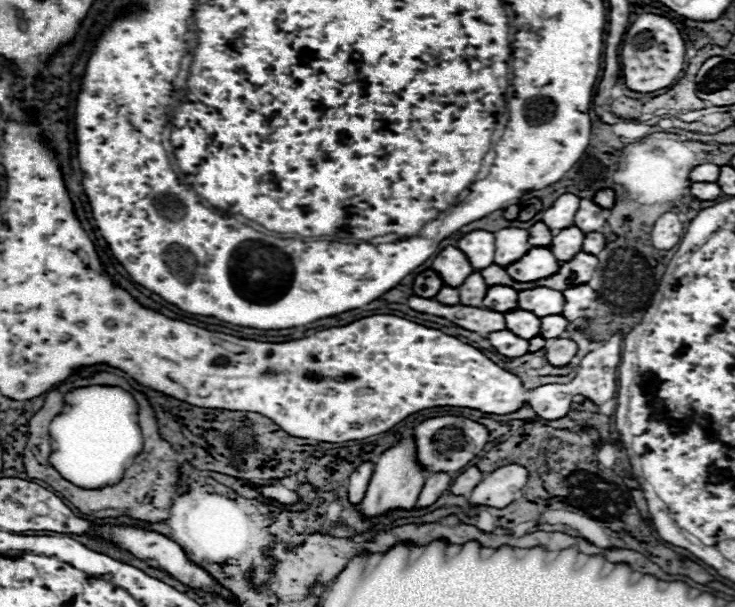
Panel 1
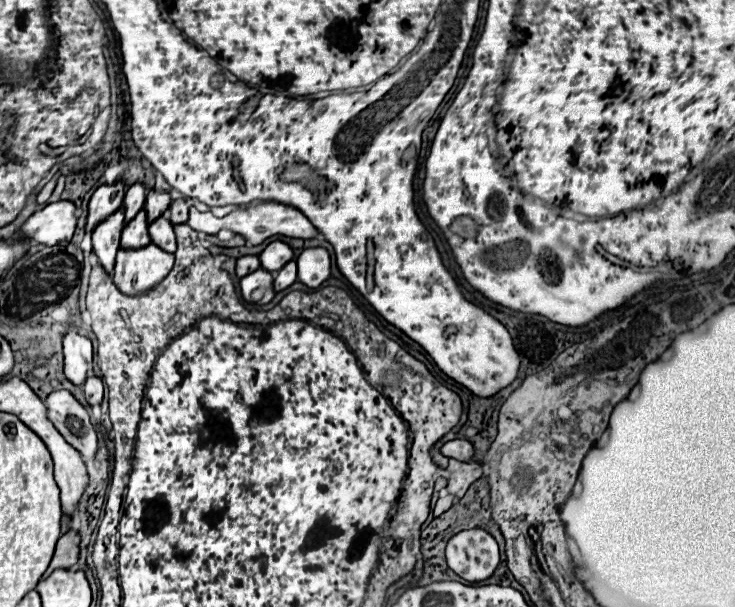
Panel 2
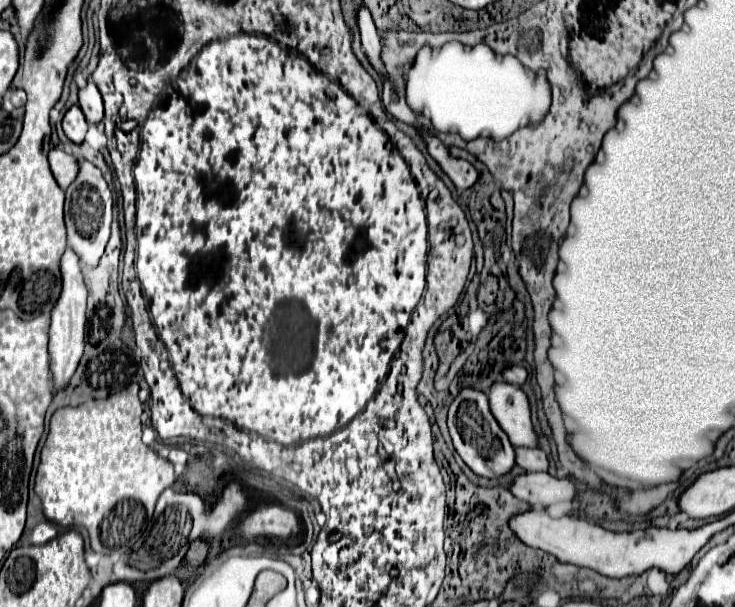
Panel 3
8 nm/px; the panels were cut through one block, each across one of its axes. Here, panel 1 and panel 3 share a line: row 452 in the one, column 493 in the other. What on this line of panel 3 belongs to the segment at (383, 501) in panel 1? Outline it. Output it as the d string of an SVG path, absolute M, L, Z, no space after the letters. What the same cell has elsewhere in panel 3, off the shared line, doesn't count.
M494 382L488 390L488 400L490 400L490 410L494 414L494 418L498 420L500 428L504 428L504 432L508 434L512 446L520 444L520 446L528 446L528 448L536 448L536 434L532 428L532 418L530 418L530 404L526 394L518 388L512 386L508 382Z

